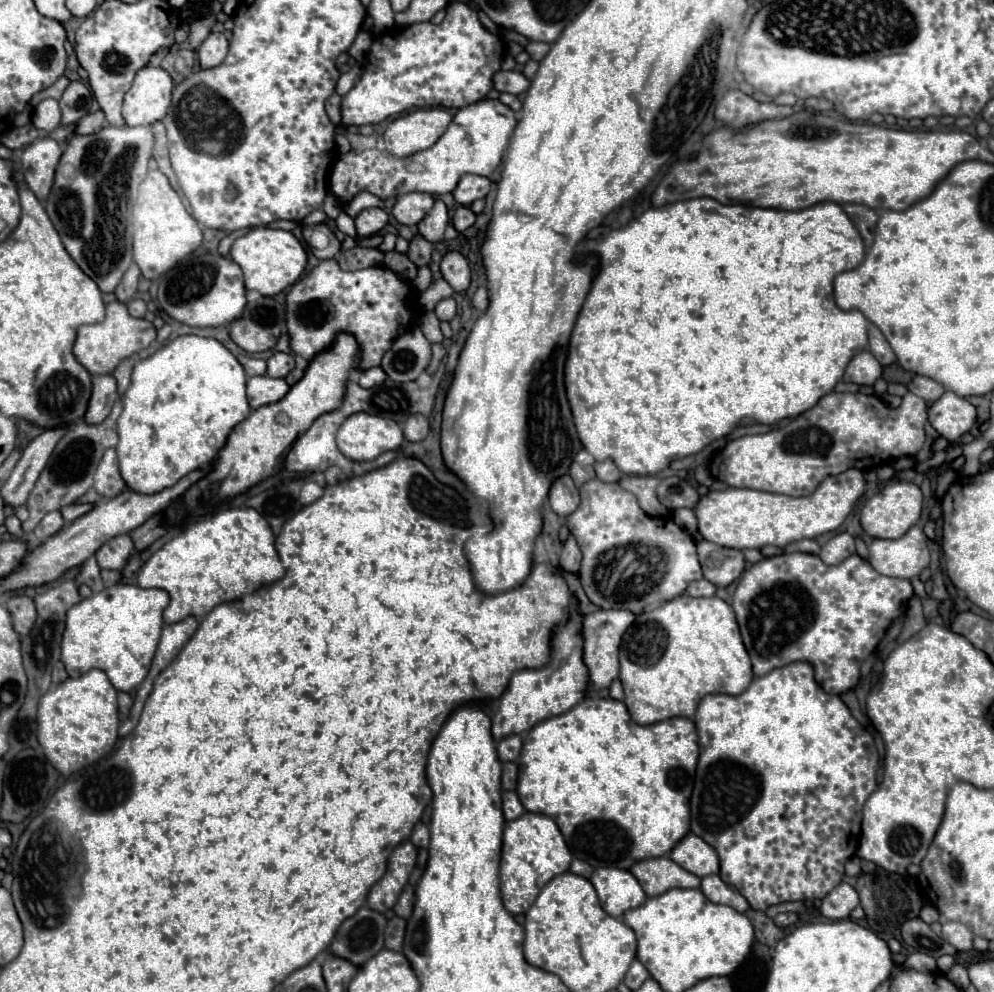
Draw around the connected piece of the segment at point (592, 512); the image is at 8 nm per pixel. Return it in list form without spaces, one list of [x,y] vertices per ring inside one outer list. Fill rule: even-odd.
[[[594,478],[580,486],[580,498],[582,502],[566,518],[560,538],[566,540],[568,532],[574,532],[580,544],[580,582],[592,604],[642,614],[650,604],[678,598],[690,582],[702,580],[694,538],[672,520],[648,516],[632,492]]]

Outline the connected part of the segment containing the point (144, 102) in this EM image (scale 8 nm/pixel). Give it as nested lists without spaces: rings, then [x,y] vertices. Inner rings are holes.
[[[156,66],[142,68],[134,78],[132,88],[124,94],[122,118],[124,118],[126,126],[150,126],[150,124],[162,120],[172,102],[172,86],[174,86],[172,78],[168,76],[166,70],[156,68]]]

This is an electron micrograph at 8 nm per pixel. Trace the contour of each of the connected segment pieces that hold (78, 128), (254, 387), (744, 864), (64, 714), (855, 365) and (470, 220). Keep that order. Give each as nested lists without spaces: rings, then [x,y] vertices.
[[[98,110],[98,112],[88,114],[88,116],[84,116],[82,120],[78,120],[76,126],[74,126],[74,134],[76,134],[76,136],[96,134],[98,130],[102,130],[102,126],[104,126],[104,114],[102,114],[102,110]]]
[[[252,376],[246,382],[246,392],[248,392],[248,404],[252,408],[260,408],[264,404],[278,402],[290,386],[284,380],[276,380],[270,376]]]
[[[792,662],[778,670],[772,670],[766,676],[754,678],[746,692],[740,696],[710,694],[706,696],[696,710],[696,730],[700,744],[698,770],[694,780],[694,790],[690,798],[690,830],[698,834],[704,842],[714,846],[720,858],[720,878],[726,884],[732,884],[750,904],[752,910],[766,910],[772,904],[780,902],[798,902],[798,900],[822,900],[844,876],[844,864],[858,850],[860,824],[862,824],[862,806],[868,796],[876,790],[876,772],[878,772],[878,752],[872,736],[854,720],[846,704],[838,696],[830,696],[818,690],[814,682],[812,666],[806,662]]]
[[[102,670],[64,680],[54,690],[48,690],[38,704],[38,742],[44,748],[44,756],[64,776],[98,762],[116,744],[118,714],[116,690]]]
[[[862,350],[860,354],[856,354],[848,362],[842,382],[854,382],[854,384],[872,386],[880,378],[880,374],[882,374],[880,362],[878,362],[878,368],[876,368],[876,358],[868,350]]]
[[[460,206],[460,208],[454,212],[454,216],[452,216],[452,226],[454,226],[458,232],[464,232],[464,230],[468,230],[468,228],[474,224],[474,220],[476,220],[476,216],[472,214],[472,210]]]

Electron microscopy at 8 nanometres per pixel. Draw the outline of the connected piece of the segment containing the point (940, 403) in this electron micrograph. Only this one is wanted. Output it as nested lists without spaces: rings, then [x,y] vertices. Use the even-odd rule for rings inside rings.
[[[944,392],[942,398],[930,404],[928,422],[940,436],[954,444],[962,434],[966,434],[974,426],[976,408],[966,398],[960,398],[954,392]]]

